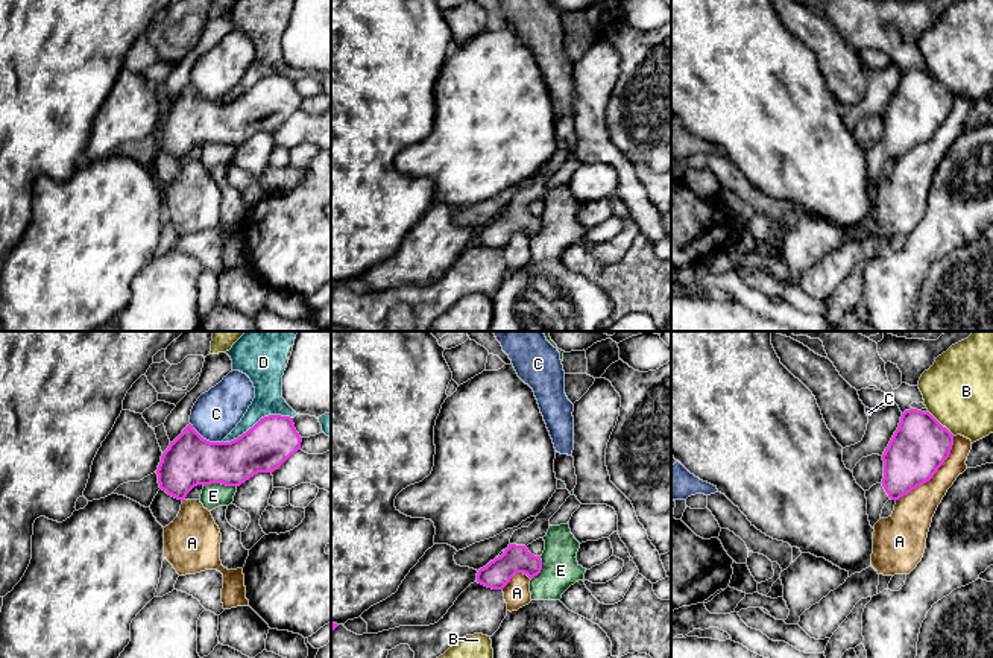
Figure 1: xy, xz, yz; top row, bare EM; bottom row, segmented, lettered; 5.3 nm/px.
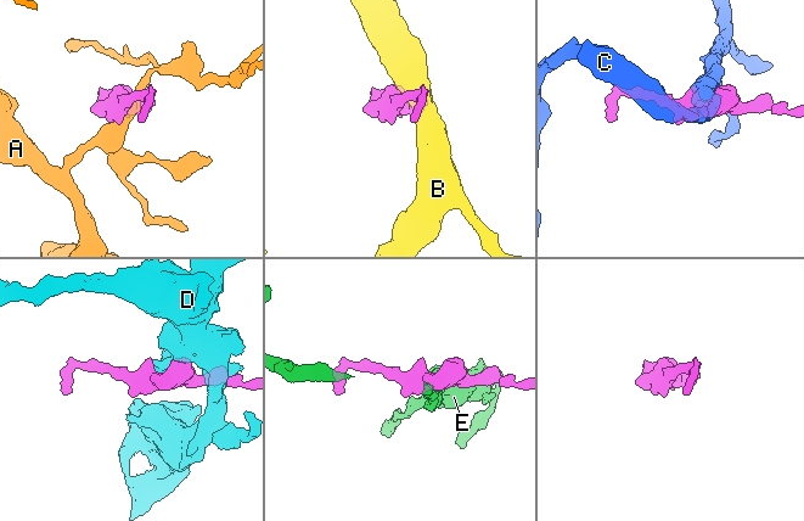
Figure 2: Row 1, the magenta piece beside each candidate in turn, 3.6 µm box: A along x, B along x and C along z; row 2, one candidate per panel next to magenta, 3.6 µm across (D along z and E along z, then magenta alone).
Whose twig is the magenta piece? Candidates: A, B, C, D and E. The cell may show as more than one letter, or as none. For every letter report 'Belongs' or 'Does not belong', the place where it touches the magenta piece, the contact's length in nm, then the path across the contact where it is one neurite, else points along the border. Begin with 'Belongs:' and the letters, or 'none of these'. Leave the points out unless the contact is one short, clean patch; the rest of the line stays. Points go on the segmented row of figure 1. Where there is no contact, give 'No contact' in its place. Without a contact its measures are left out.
Belongs: none of these
A: Does not belong. Touches magenta at yz (934, 473). Shared border 460 nm. Boundary: yz (954, 436), (951, 453), (937, 471), (896, 500)
B: Does not belong. Touches magenta at yz (940, 424). Shared border 190 nm. Boundary: yz (928, 411), (954, 435)
C: Does not belong. Touches magenta at xy (205, 439). Shared border 200 nm
D: Does not belong. Touches magenta at xy (258, 421). Shared border 400 nm
E: Does not belong. Touches magenta at xy (219, 482). Shared border 180 nm

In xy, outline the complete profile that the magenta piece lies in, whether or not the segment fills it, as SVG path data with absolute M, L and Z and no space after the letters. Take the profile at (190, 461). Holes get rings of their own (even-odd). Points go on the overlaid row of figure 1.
M269 415L231 442L210 442L191 424L170 442L158 465L158 483L184 500L197 485L240 486L258 473L273 473L301 450L293 418Z

